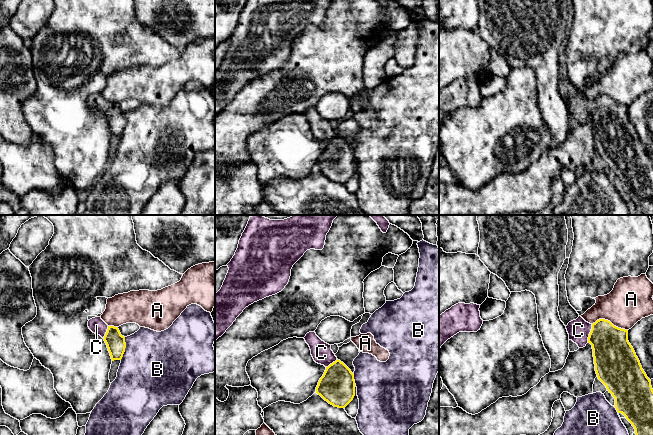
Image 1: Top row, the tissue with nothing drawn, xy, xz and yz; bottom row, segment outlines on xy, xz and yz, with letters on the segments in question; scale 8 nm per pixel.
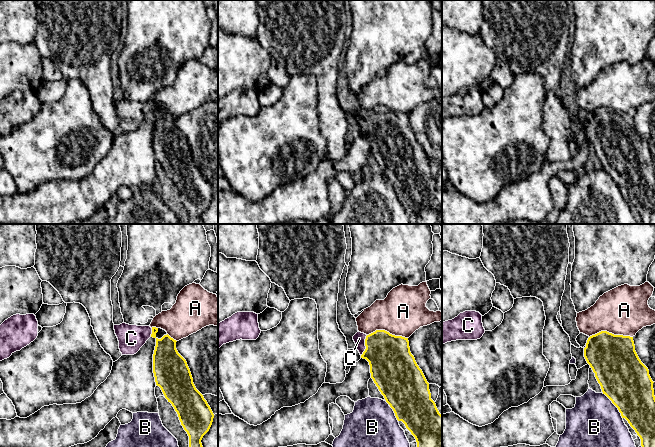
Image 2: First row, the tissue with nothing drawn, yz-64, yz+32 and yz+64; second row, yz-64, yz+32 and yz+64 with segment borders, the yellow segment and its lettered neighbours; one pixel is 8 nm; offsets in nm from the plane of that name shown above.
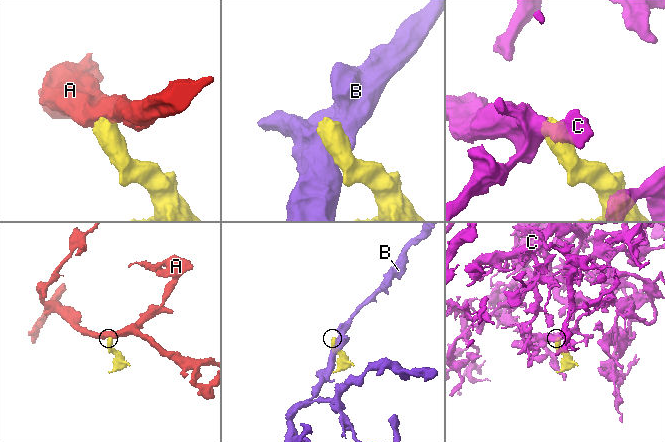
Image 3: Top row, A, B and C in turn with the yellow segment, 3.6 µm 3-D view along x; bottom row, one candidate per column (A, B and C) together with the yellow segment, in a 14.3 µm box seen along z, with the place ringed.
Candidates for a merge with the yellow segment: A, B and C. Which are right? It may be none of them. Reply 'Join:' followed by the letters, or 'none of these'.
Join: C

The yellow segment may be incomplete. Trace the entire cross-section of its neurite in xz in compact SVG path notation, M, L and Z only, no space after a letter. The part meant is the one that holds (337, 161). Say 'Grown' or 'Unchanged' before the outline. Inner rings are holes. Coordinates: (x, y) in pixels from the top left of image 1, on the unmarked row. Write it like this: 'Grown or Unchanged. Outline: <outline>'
Grown. Outline: M315 108L307 109L304 115L314 137L326 143L316 169L334 183L345 184L355 172L354 150L337 135L331 121L322 117Z

